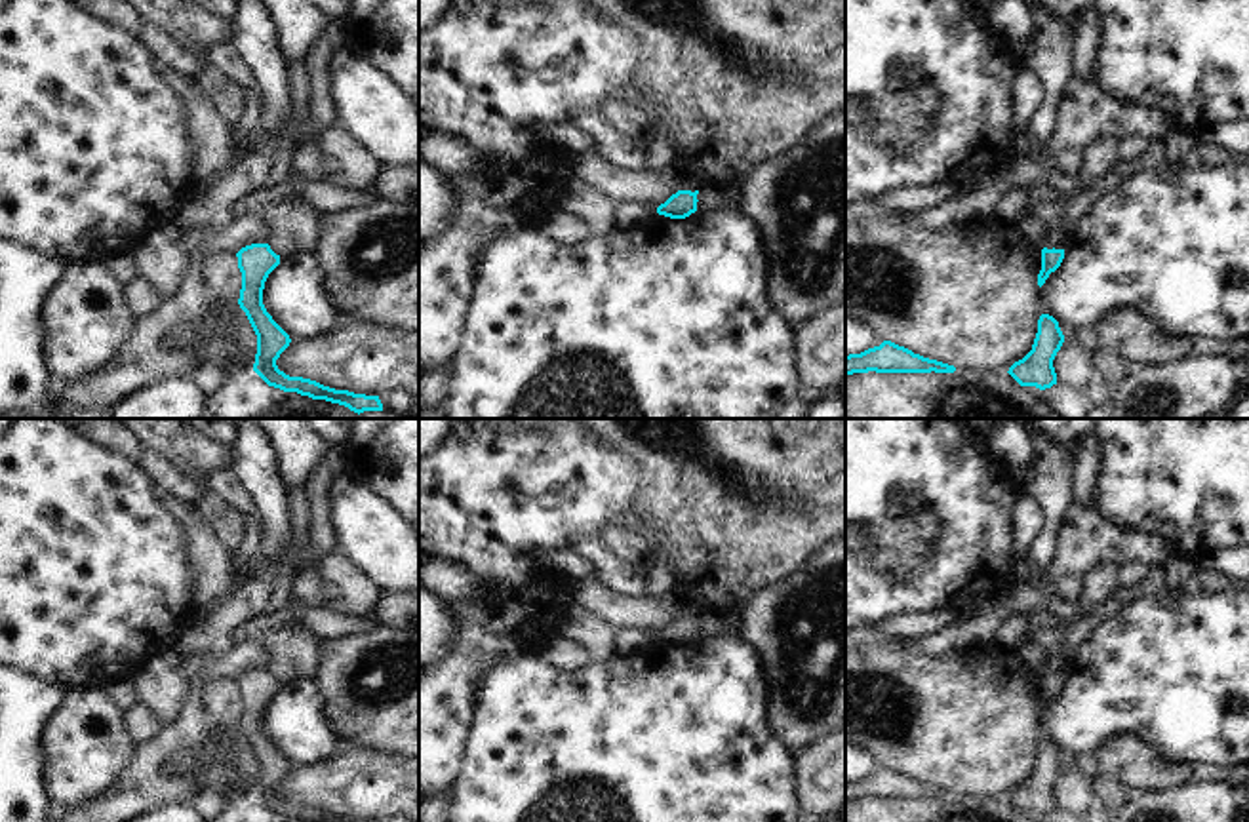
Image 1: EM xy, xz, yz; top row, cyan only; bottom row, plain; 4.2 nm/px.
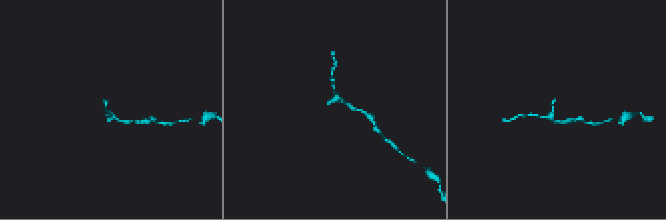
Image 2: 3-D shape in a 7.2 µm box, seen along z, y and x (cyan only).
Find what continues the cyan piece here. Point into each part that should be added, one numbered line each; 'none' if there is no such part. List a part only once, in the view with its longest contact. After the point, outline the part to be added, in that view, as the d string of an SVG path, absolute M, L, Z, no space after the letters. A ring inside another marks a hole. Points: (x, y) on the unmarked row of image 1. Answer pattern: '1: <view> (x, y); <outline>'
none

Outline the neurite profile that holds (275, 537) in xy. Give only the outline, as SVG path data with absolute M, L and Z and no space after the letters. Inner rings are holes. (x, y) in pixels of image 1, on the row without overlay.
M242 419L238 424L228 472L251 500L253 510L263 518L263 527L253 554L232 561L230 590L221 599L209 603L206 611L196 613L196 628L202 628L204 620L242 582L276 565L291 542L287 495L276 472L276 455L267 434L251 419Z

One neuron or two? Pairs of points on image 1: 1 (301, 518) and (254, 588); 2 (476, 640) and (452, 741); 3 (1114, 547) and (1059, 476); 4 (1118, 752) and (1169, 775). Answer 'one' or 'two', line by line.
1: two
2: one
3: two
4: one

